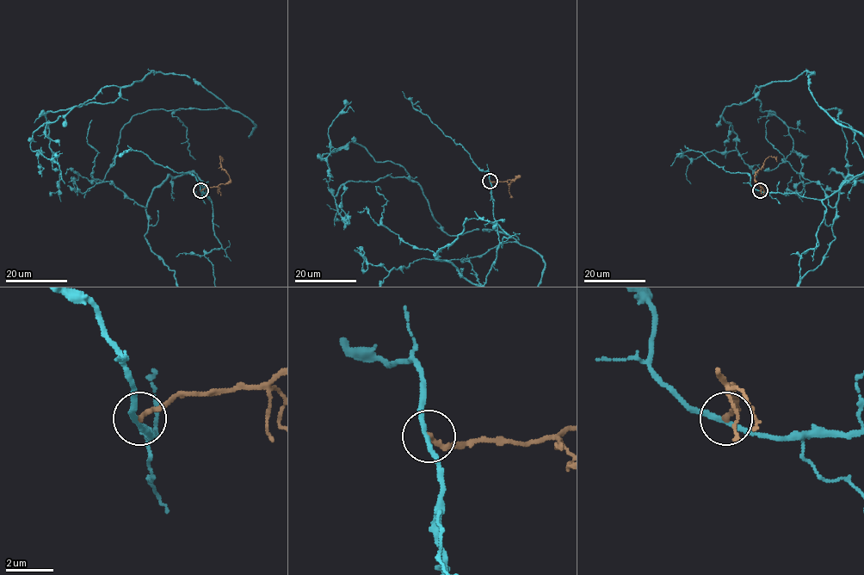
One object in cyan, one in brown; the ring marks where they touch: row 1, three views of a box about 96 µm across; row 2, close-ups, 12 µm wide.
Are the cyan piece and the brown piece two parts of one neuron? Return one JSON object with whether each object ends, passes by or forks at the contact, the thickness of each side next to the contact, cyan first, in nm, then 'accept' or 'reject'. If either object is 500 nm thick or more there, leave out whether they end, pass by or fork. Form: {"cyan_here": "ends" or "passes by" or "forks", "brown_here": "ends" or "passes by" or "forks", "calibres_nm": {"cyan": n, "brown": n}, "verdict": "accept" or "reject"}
{"cyan_here": "passes by", "brown_here": "ends", "calibres_nm": {"cyan": 200, "brown": 200}, "verdict": "reject"}

